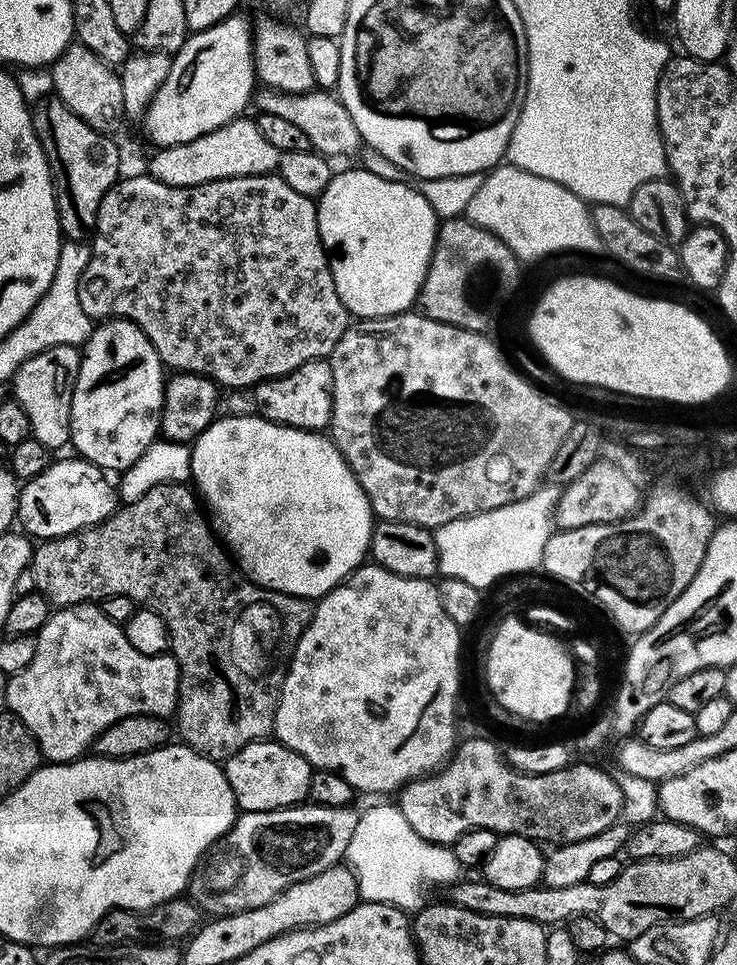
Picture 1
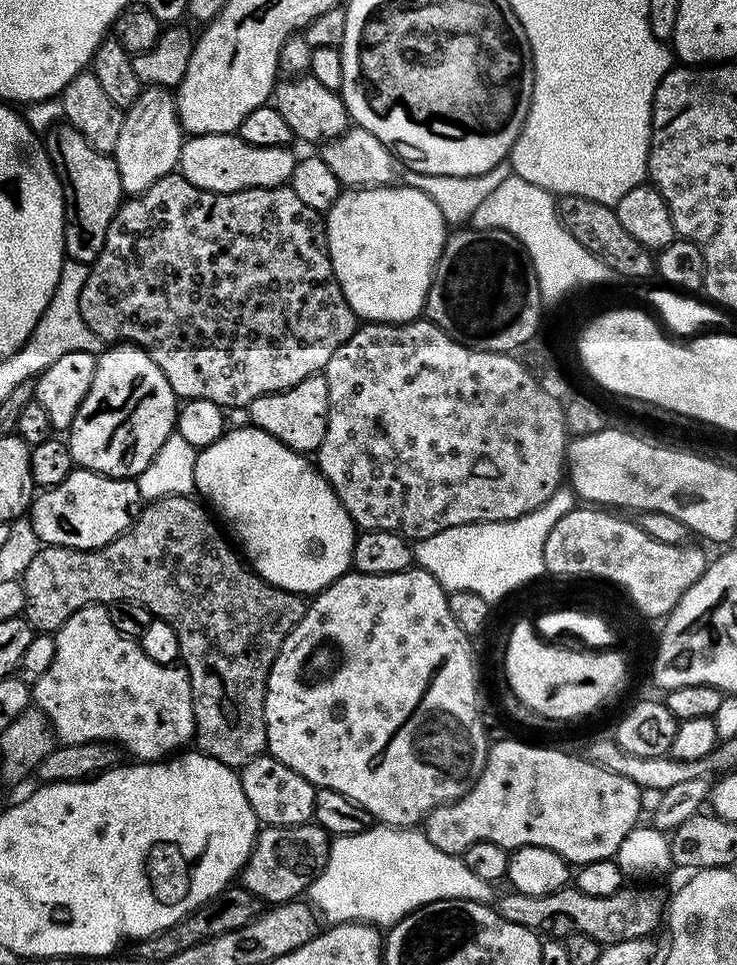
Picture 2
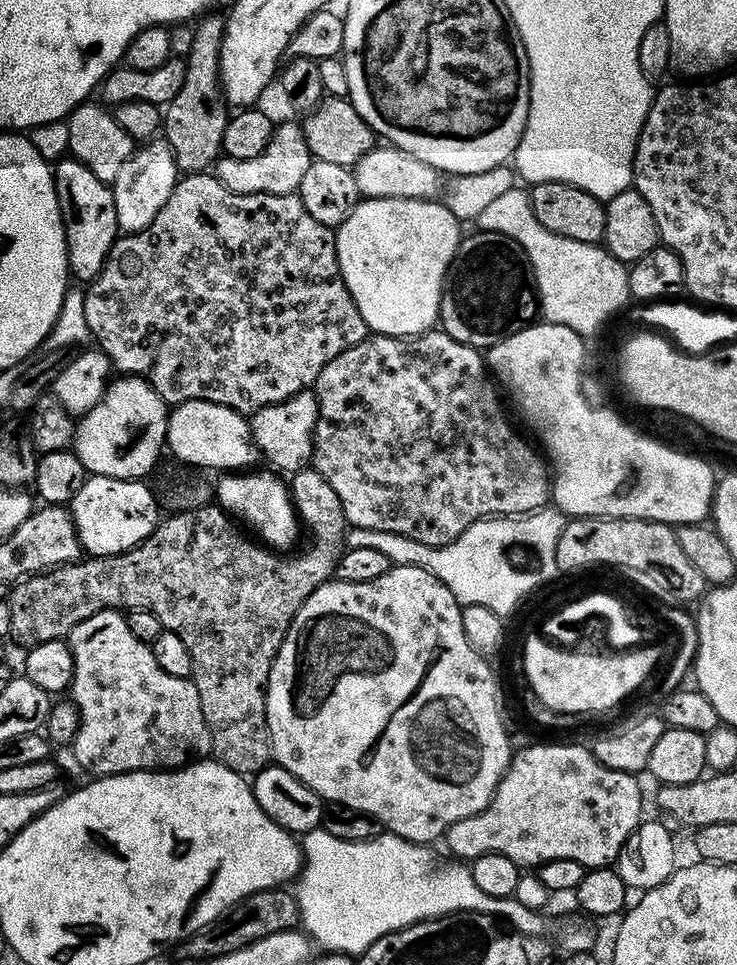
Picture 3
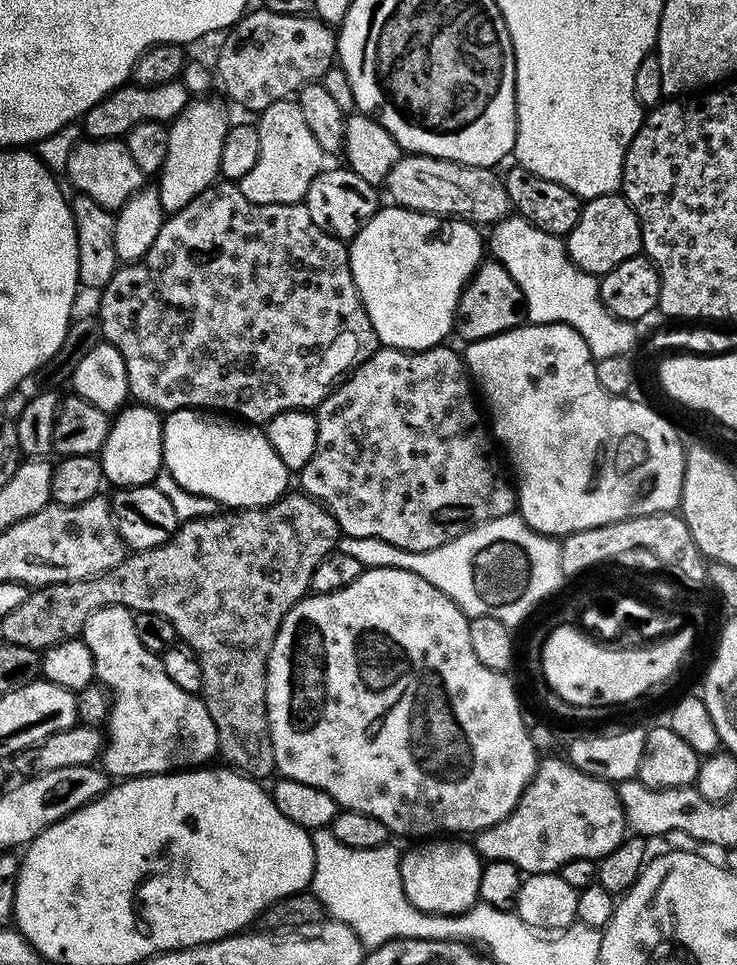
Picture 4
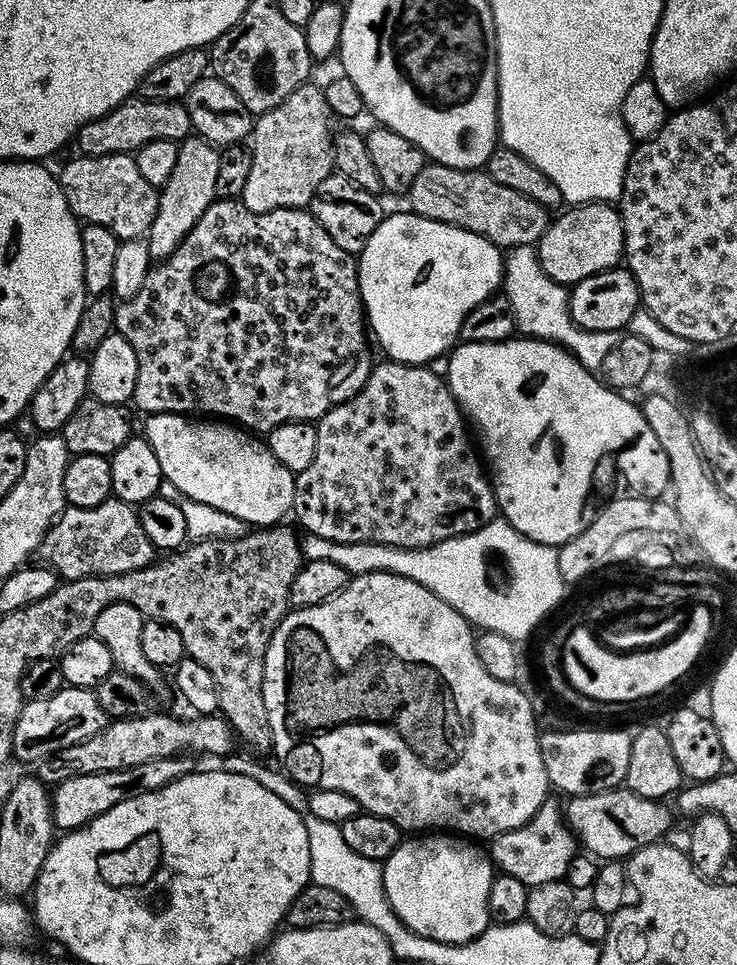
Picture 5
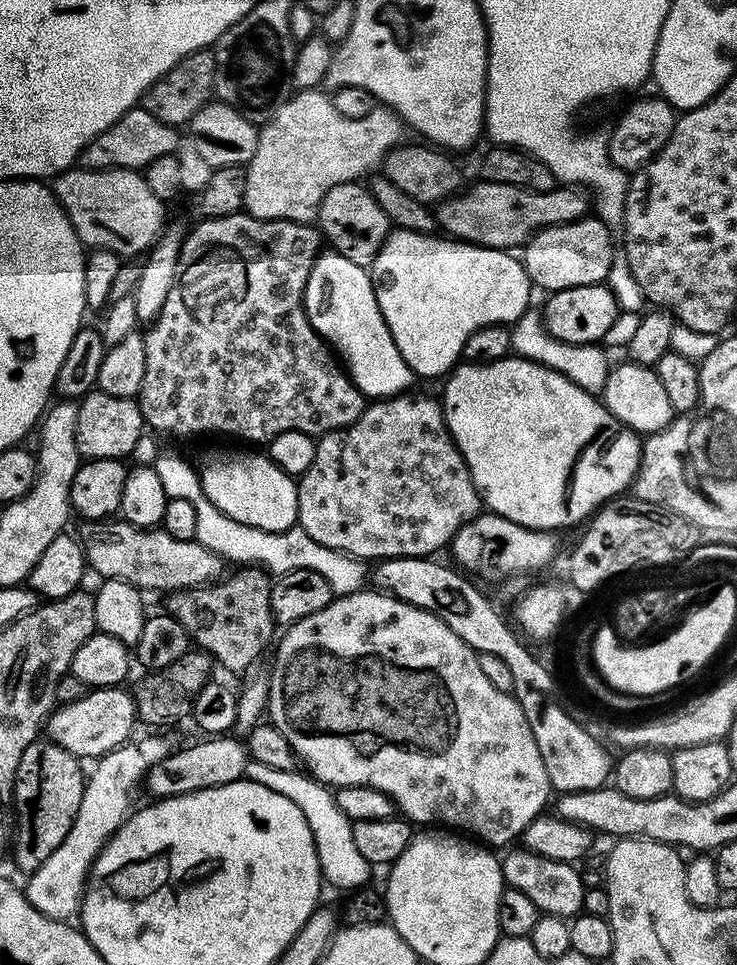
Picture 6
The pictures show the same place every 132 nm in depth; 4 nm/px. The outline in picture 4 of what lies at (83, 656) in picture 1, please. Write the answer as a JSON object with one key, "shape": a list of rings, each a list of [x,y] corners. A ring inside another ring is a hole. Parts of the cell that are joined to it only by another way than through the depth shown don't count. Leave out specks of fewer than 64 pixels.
{"shape":[[[106,606],[94,610],[86,618],[82,638],[94,654],[96,680],[103,684],[112,697],[112,708],[106,721],[106,739],[104,751],[99,763],[112,778],[131,778],[133,776],[162,776],[181,770],[195,770],[207,765],[208,760],[220,750],[218,730],[210,710],[206,710],[203,699],[195,692],[182,690],[162,670],[160,657],[146,646],[142,646],[138,634],[134,631],[134,614],[122,606]]]}

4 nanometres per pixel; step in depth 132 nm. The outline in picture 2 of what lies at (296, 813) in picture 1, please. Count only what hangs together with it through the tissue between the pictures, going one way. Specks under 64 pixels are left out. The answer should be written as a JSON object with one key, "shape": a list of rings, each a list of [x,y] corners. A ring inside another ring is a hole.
{"shape":[[[315,822],[298,826],[261,827],[256,833],[252,857],[244,865],[242,887],[268,906],[303,897],[312,887],[316,875],[326,866],[329,847],[328,831]]]}

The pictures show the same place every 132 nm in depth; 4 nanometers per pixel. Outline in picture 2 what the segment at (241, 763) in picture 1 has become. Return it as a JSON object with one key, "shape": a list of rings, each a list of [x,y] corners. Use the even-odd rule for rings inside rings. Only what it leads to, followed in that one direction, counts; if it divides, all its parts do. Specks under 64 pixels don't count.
{"shape":[[[261,754],[243,765],[238,775],[242,794],[246,794],[246,802],[250,802],[261,825],[298,826],[313,819],[317,787],[306,778],[302,778],[302,774],[290,770],[290,766],[278,762],[272,756]]]}

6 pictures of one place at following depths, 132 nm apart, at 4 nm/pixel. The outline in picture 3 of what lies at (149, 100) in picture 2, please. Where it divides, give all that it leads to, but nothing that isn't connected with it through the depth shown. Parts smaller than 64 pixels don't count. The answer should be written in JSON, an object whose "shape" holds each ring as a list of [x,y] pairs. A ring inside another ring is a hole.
{"shape":[[[153,138],[141,143],[132,153],[132,157],[118,170],[118,178],[110,186],[114,194],[114,210],[118,218],[121,233],[141,232],[158,218],[158,210],[166,206],[166,198],[174,190],[178,179],[176,159],[172,148],[164,138]]]}

